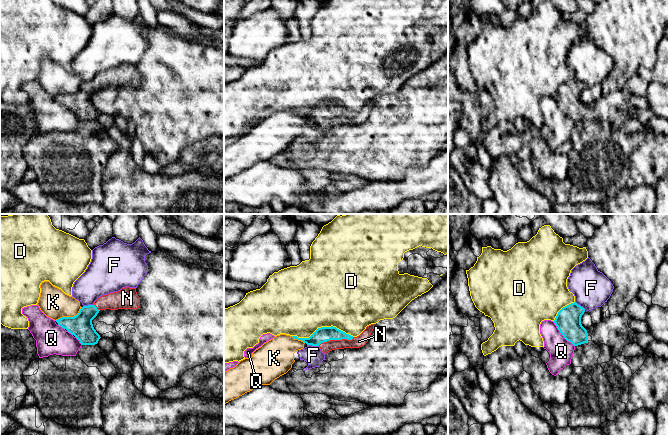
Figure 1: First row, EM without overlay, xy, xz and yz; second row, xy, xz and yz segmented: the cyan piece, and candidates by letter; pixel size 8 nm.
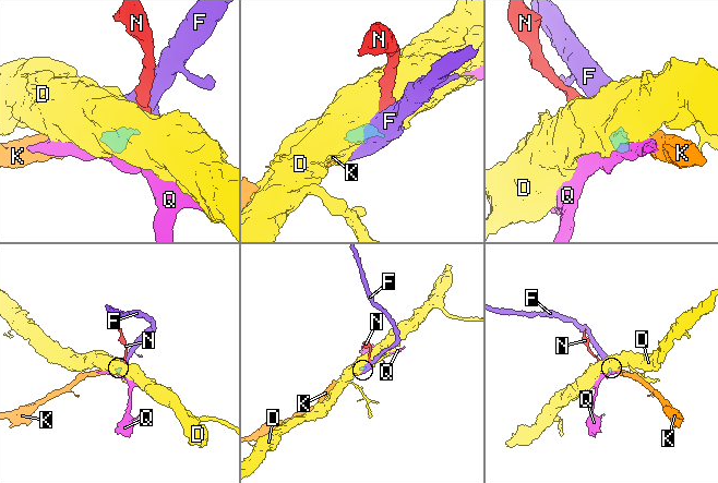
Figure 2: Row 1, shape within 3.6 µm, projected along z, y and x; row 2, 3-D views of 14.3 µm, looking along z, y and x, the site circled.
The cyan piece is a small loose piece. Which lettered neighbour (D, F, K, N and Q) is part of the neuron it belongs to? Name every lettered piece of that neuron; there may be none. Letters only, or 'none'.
N

